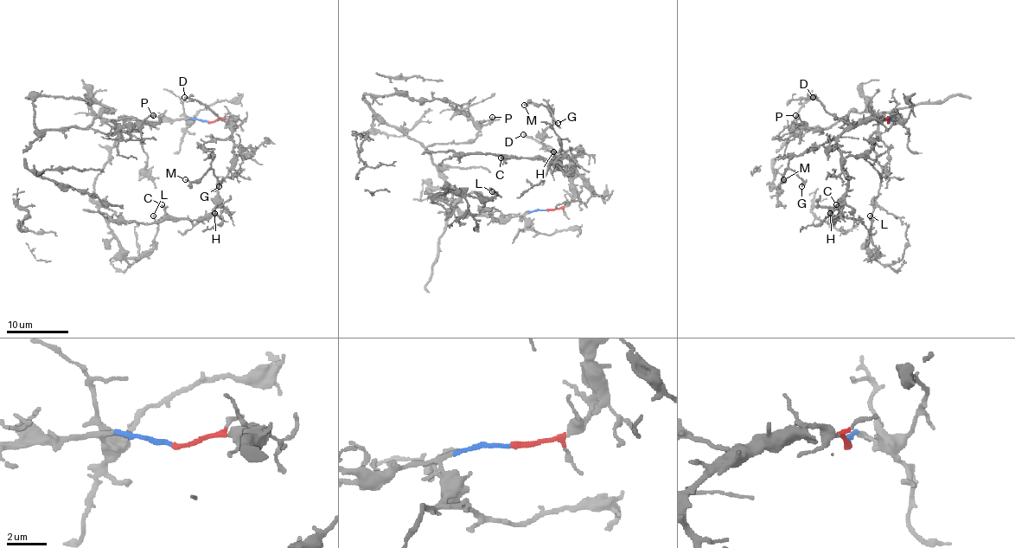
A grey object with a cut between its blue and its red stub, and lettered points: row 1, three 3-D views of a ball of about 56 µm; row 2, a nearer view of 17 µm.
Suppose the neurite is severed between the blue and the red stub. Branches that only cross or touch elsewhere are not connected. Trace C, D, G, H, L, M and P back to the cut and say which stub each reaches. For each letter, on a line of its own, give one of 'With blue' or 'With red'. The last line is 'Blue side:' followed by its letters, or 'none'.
C: With red
D: With red
G: With red
H: With red
L: With blue
M: With red
P: With blue
Blue side: L, P

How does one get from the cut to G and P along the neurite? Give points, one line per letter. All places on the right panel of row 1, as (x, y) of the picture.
G: (888, 121), (877, 117), (851, 123), (835, 138), (808, 148), (788, 162), (788, 166), (802, 180), (801, 187)
P: (888, 121), (896, 121), (879, 119), (868, 102), (864, 110), (849, 112), (821, 133), (794, 115)

